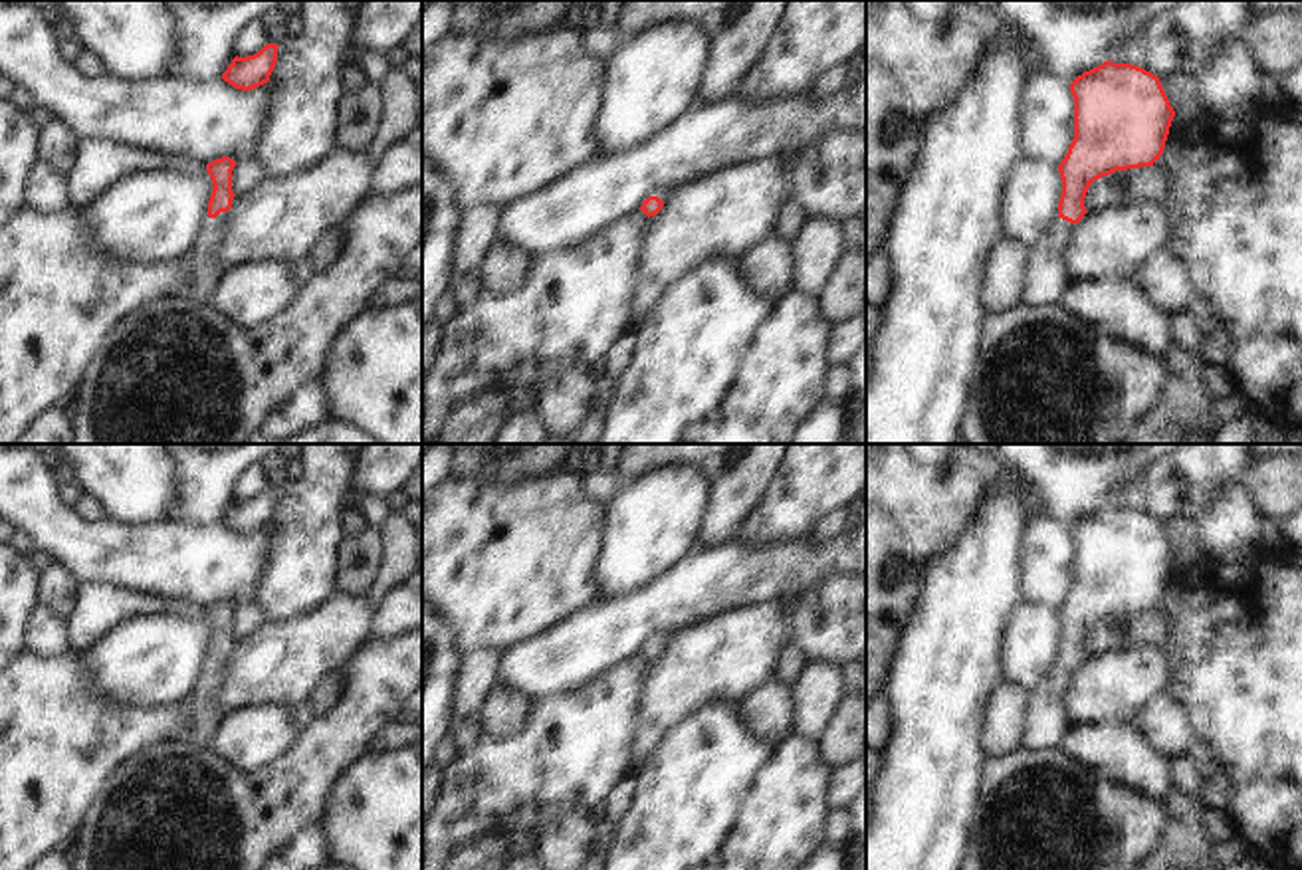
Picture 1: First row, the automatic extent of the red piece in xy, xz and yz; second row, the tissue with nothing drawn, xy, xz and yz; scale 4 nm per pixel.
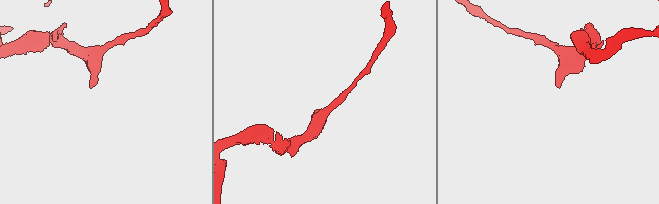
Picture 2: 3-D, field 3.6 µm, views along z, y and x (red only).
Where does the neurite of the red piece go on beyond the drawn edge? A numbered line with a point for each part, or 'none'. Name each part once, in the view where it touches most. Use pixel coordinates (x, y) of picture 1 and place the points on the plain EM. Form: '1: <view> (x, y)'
1: xy (207, 714)

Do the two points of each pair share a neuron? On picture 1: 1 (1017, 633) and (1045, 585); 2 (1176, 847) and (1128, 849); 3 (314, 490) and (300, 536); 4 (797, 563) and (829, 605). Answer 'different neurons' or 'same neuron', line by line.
1: different neurons
2: different neurons
3: same neuron
4: different neurons

